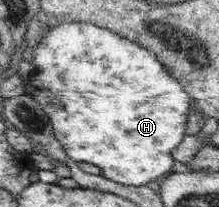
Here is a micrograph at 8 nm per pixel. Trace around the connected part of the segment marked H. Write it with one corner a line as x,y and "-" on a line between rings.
65,22
61,26
55,26
47,36
45,42
39,50
35,50
35,64
39,66
37,76
33,78
33,82
29,84
29,94
35,96
39,104
43,105
43,109
47,111
53,127
55,127
55,135
61,144
63,144
66,156
78,162
89,162
93,166
97,166
102,170
103,176
111,182
129,186
148,186
152,183
157,184
157,180
167,176
167,172
173,168
174,157
172,151
179,146
183,137
185,137
185,124
187,124
187,116
195,111
193,100
186,93
185,87
177,78
167,71
167,67
163,65
159,59
149,53
148,49
141,47
138,43
131,42
130,39
123,38
122,35
115,34
106,27
95,26
94,23
87,22

